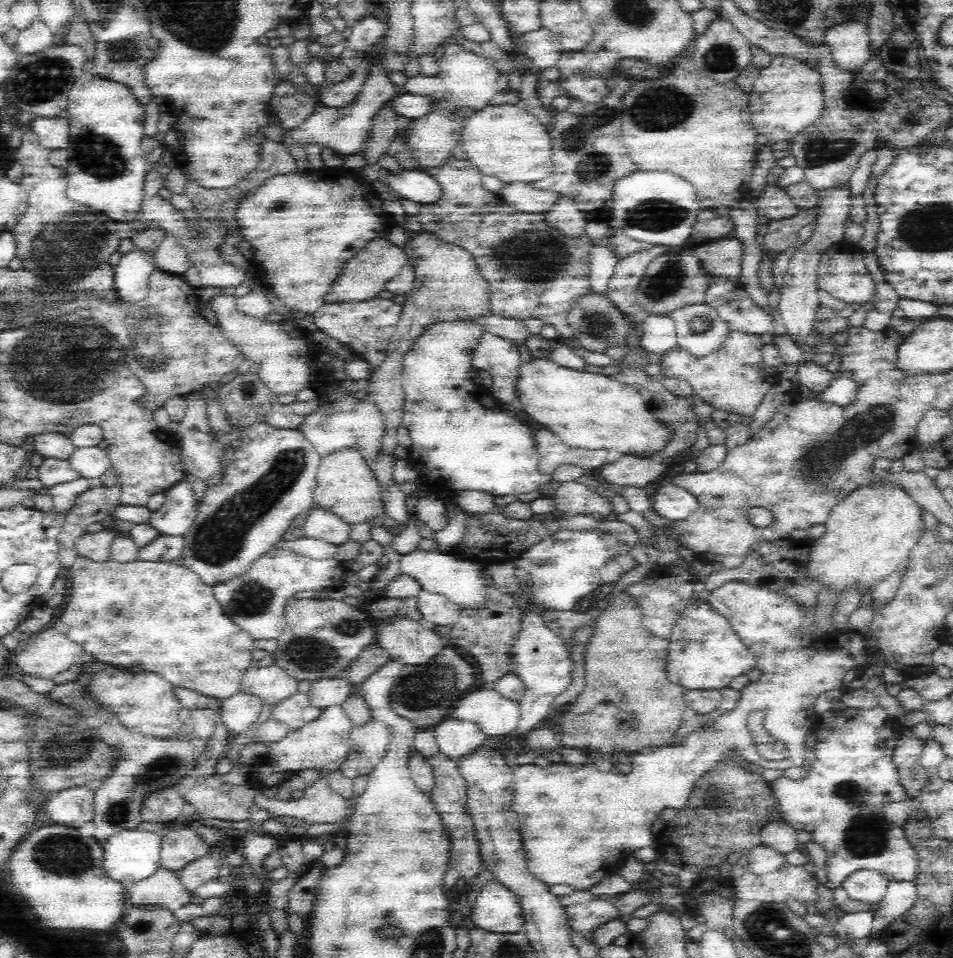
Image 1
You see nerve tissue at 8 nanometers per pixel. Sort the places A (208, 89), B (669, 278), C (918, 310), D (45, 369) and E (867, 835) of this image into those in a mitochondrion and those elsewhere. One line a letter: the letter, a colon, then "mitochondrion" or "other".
A: other
B: mitochondrion
C: other
D: mitochondrion
E: mitochondrion

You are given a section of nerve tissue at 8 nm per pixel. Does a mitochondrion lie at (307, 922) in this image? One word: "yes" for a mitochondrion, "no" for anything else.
no

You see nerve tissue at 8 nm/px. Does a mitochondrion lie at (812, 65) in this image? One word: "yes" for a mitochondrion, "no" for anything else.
no

